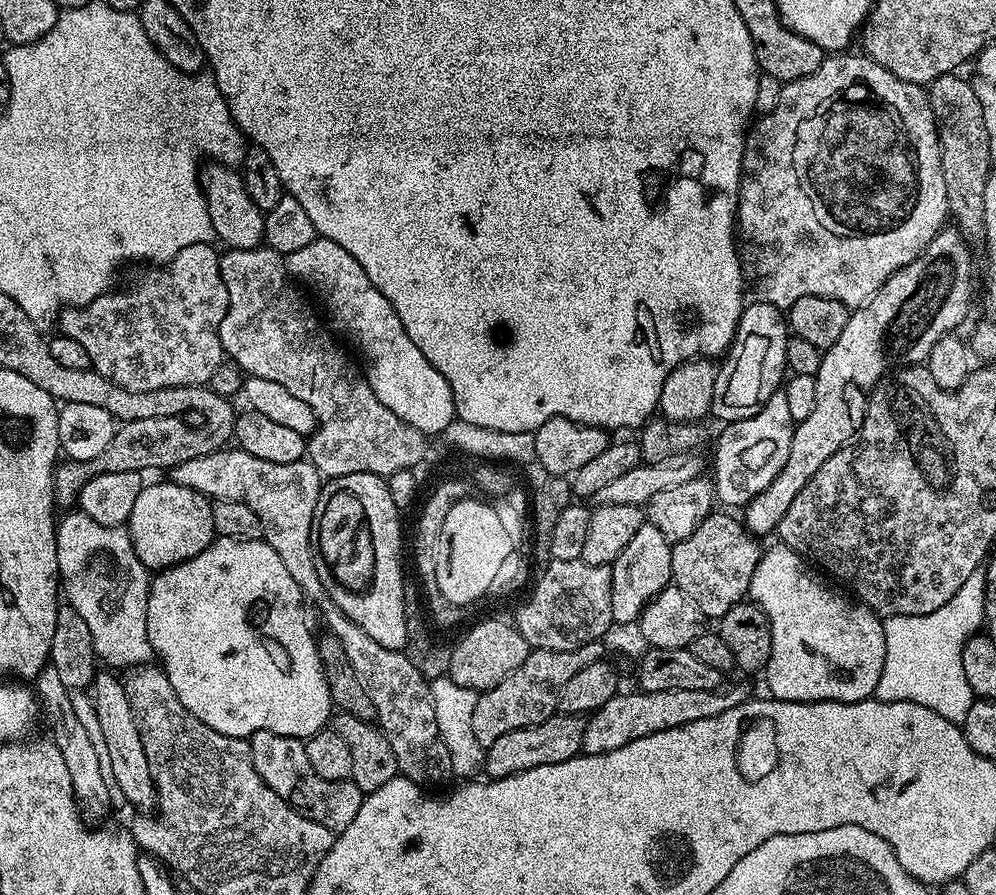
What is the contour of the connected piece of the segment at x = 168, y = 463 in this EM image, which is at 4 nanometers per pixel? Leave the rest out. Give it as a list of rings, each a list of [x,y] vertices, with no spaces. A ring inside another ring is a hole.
[[[208,436],[198,438],[198,444],[178,444],[178,448],[112,448],[106,446],[106,450],[95,456],[93,460],[65,459],[63,462],[57,463],[56,470],[52,473],[52,499],[57,509],[68,510],[79,501],[83,487],[92,478],[103,472],[136,471],[144,474],[147,473],[147,468],[171,470],[177,468],[182,462],[190,462],[191,459],[204,457],[220,449],[217,444],[208,444]],[[184,446],[186,446],[186,454],[184,454]]]

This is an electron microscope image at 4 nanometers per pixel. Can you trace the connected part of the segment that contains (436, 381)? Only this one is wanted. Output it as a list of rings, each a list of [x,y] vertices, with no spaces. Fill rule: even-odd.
[[[323,238],[310,242],[310,246],[302,246],[302,250],[294,250],[294,254],[286,257],[286,263],[293,281],[305,280],[320,295],[332,319],[331,327],[337,333],[340,331],[354,347],[360,348],[361,354],[372,363],[366,368],[366,379],[378,402],[425,437],[443,434],[446,426],[457,419],[450,386],[446,378],[426,362],[422,350],[410,342],[410,334],[406,334],[406,326],[402,326],[394,306],[390,306],[386,294],[366,278],[366,270],[362,270],[338,242]]]

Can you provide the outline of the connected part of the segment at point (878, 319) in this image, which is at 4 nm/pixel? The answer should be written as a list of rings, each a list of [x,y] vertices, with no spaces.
[[[945,226],[940,233],[922,250],[914,262],[889,278],[882,285],[880,292],[869,304],[855,309],[849,315],[846,327],[834,346],[830,346],[821,358],[821,366],[815,376],[818,395],[814,398],[814,411],[810,418],[795,425],[793,441],[790,442],[789,457],[777,477],[764,490],[753,497],[743,509],[742,523],[753,536],[764,538],[767,532],[775,533],[780,527],[790,502],[818,474],[822,462],[826,462],[835,452],[841,451],[848,439],[853,439],[859,425],[864,423],[864,414],[868,411],[868,398],[872,389],[884,379],[888,368],[888,356],[900,360],[901,365],[916,366],[927,361],[930,350],[938,338],[957,331],[956,327],[968,316],[968,307],[972,304],[972,252],[968,249],[969,241],[956,226]]]

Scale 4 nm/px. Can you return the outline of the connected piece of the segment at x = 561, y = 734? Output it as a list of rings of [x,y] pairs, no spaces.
[[[557,714],[538,726],[510,730],[510,734],[502,734],[502,738],[496,739],[490,747],[484,749],[483,771],[489,772],[487,775],[492,778],[513,776],[534,766],[557,764],[579,756],[584,723],[579,715]]]

